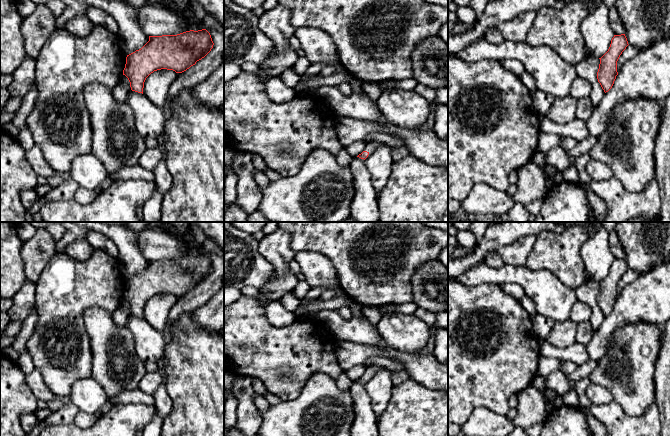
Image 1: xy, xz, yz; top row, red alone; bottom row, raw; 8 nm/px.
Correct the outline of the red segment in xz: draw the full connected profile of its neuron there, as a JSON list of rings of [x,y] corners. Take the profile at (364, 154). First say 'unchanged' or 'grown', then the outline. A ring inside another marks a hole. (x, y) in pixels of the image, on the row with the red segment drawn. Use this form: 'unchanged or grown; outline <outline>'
grown; outline [[[370,142],[366,144],[365,150],[359,154],[357,157],[361,159],[366,159],[368,155],[376,149],[376,142]]]

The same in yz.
unchanged; outline [[[625,34],[614,35],[608,51],[599,58],[600,64],[597,79],[605,93],[608,92],[614,84],[616,76],[618,75],[617,61],[628,45]]]

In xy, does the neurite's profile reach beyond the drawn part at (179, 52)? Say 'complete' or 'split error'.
complete

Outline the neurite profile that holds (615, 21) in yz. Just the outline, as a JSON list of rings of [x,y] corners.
[[[616,6],[608,8],[608,20],[615,35],[625,34],[625,28]]]

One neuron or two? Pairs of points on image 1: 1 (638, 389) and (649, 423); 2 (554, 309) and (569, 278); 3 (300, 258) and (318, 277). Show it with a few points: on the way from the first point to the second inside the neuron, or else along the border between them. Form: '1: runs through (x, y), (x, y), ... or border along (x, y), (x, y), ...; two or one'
1: border along (654, 401), (637, 416), (628, 416), (622, 410); two
2: border along (547, 270), (574, 290); two
3: runs through (305, 263), (314, 272); one

